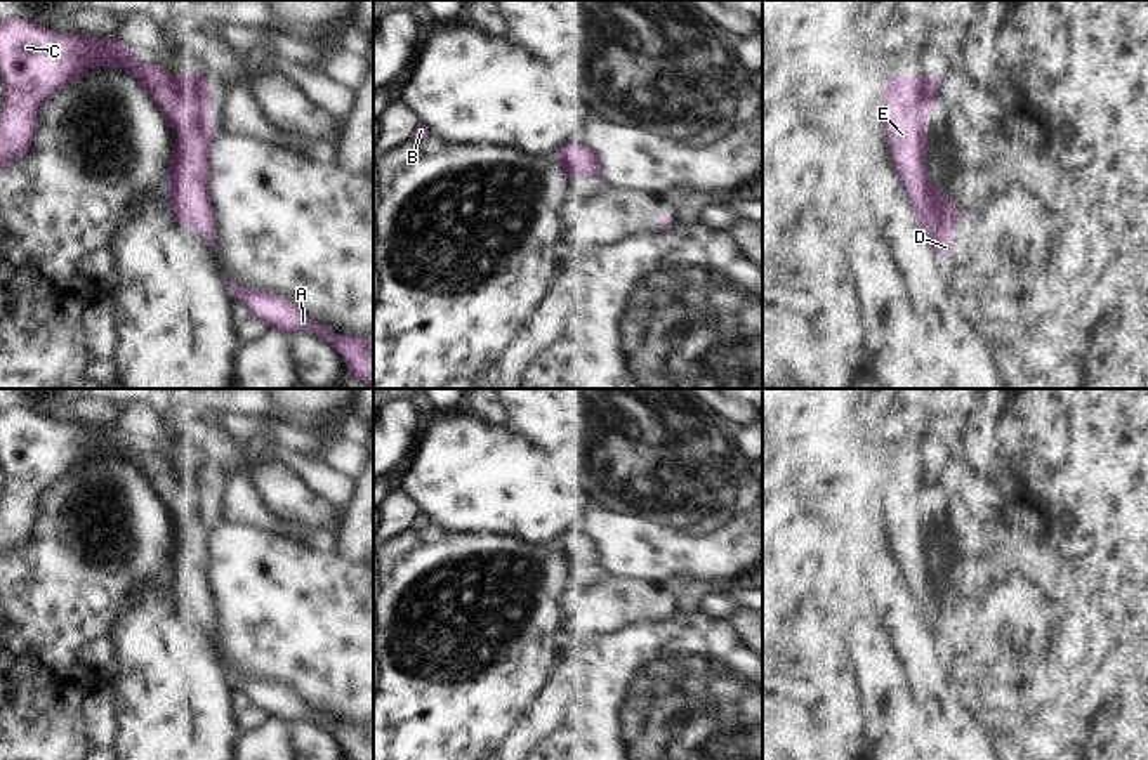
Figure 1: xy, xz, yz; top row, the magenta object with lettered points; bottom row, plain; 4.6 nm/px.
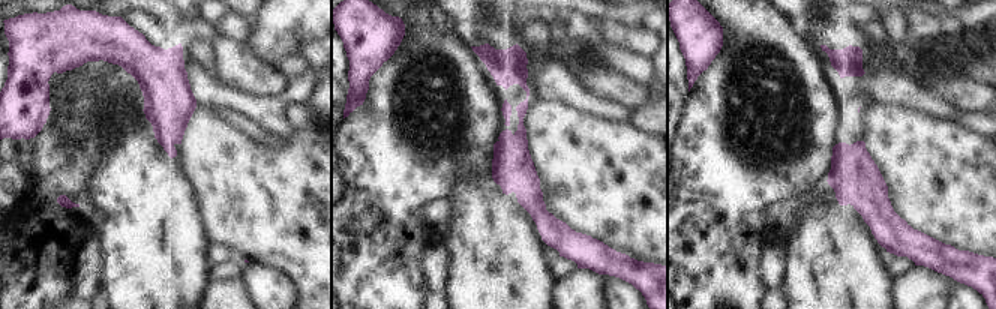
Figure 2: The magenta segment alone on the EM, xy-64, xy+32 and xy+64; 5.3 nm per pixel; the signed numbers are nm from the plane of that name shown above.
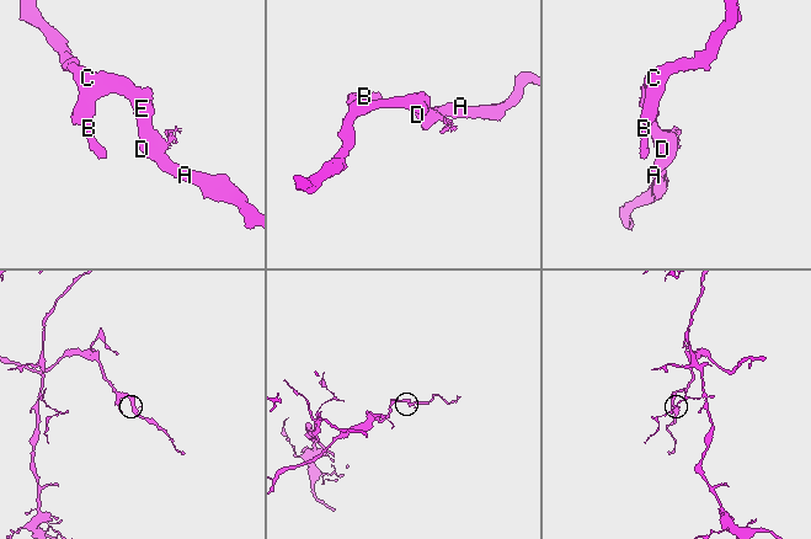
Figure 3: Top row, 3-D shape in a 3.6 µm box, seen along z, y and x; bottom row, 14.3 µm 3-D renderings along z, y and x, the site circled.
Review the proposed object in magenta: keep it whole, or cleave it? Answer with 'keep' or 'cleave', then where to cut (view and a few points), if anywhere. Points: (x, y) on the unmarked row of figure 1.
keep; cut none

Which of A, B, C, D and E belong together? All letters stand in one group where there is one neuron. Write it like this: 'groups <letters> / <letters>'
groups A B C D E

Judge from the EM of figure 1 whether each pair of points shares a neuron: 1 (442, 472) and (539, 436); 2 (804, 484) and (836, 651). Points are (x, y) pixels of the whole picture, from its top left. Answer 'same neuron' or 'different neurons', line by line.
1: different neurons
2: same neuron

